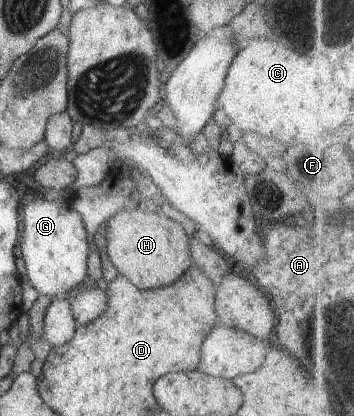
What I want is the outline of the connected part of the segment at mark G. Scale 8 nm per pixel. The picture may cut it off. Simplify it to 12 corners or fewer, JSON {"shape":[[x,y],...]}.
{"shape":[[69,200],[20,208],[21,258],[38,295],[86,278],[87,233]]}

